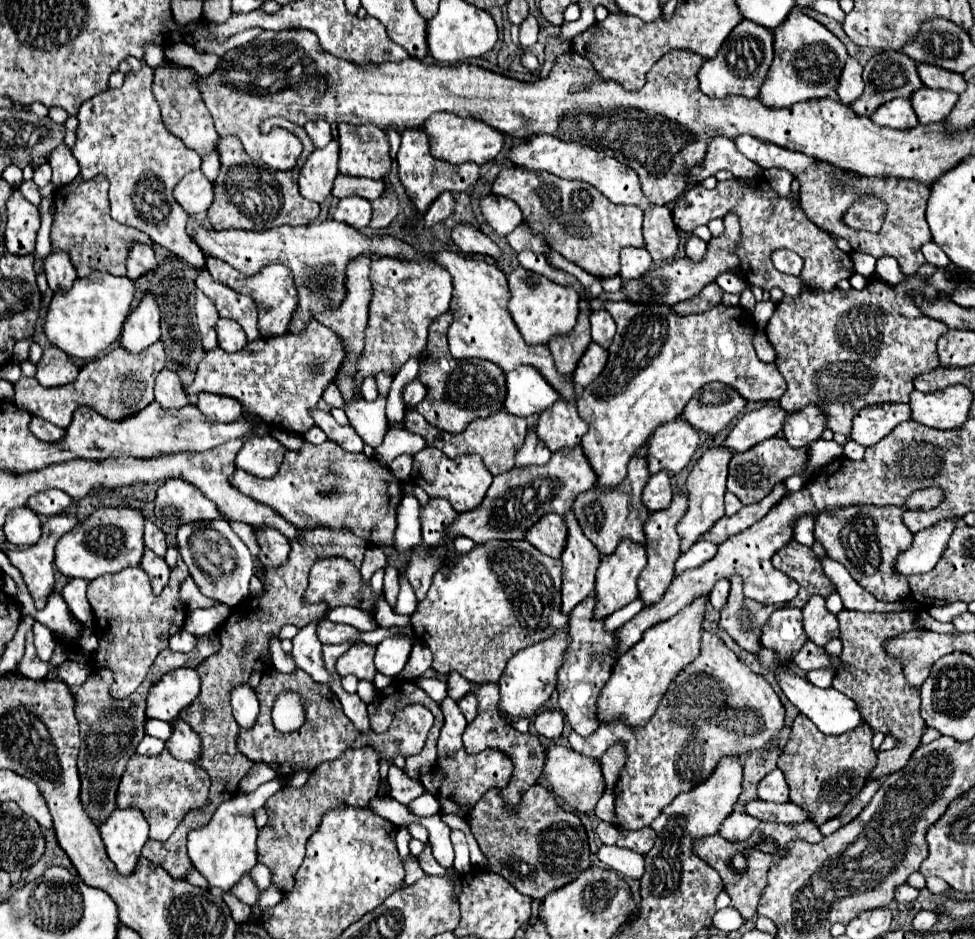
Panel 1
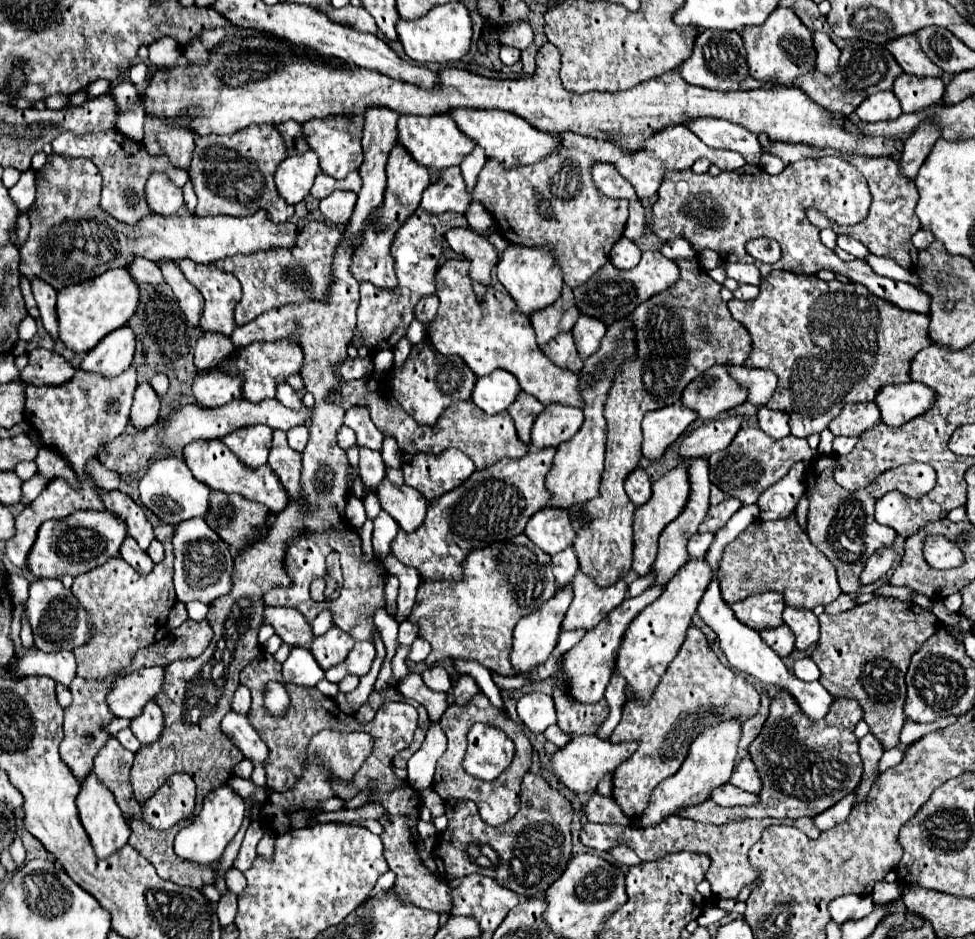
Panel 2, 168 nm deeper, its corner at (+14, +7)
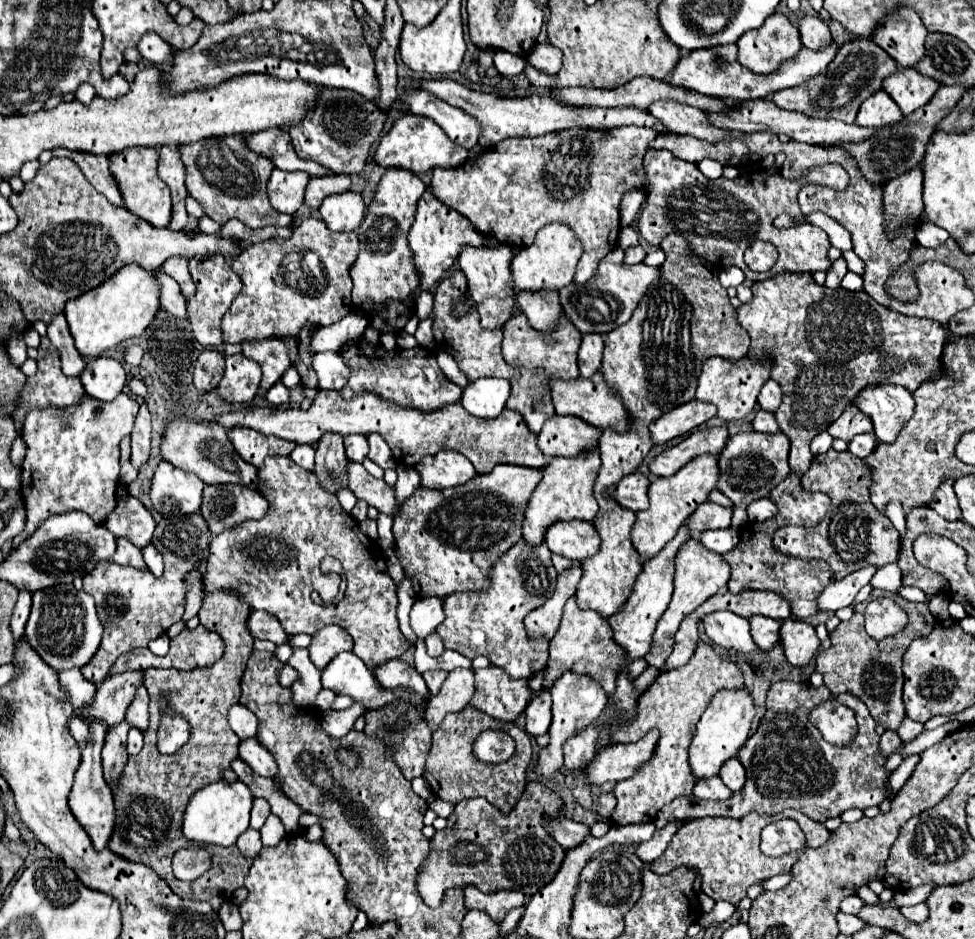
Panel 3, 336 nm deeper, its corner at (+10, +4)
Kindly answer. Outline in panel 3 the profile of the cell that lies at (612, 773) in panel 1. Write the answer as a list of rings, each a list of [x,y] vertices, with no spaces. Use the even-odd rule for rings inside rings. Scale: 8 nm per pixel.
[[[572,596],[564,606],[564,616],[562,616],[560,628],[558,628],[556,636],[550,640],[550,660],[546,666],[548,666],[548,678],[544,682],[544,688],[550,688],[564,670],[576,670],[580,674],[588,674],[594,680],[598,680],[604,686],[606,696],[612,698],[616,692],[618,672],[622,668],[626,668],[630,672],[630,676],[636,678],[646,668],[646,662],[644,662],[644,658],[626,660],[626,652],[622,652],[622,648],[618,648],[618,644],[614,642],[614,630],[610,628],[608,620],[594,610],[578,608],[576,596]]]

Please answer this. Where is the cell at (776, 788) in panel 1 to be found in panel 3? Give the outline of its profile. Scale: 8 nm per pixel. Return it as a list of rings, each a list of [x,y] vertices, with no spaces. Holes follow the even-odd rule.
[[[732,758],[732,760],[728,760],[728,762],[722,766],[720,778],[722,778],[722,782],[724,782],[730,790],[740,792],[740,790],[742,790],[742,784],[746,784],[746,770],[742,768],[742,762],[740,762],[738,758]]]

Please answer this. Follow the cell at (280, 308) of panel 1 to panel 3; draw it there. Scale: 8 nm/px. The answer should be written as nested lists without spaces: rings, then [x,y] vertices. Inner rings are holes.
[[[304,218],[302,224],[294,230],[290,240],[264,240],[250,248],[246,248],[240,256],[234,258],[232,270],[242,278],[242,292],[240,298],[236,298],[230,306],[230,310],[224,314],[222,330],[224,330],[224,342],[242,342],[242,340],[262,340],[262,338],[284,338],[284,336],[296,336],[302,326],[306,324],[322,324],[330,326],[338,320],[342,320],[348,312],[352,312],[352,300],[350,300],[350,268],[358,256],[358,236],[354,232],[330,232],[326,228],[324,220],[318,218]],[[306,252],[318,256],[320,266],[310,268],[306,264]]]

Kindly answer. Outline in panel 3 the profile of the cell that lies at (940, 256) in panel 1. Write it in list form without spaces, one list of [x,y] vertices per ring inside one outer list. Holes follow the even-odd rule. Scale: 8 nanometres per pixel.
[[[922,222],[916,232],[916,242],[924,248],[938,248],[948,240],[948,232],[944,228],[938,228],[932,222]]]

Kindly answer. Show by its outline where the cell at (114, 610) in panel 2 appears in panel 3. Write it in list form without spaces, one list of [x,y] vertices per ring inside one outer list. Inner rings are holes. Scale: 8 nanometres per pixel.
[[[198,512],[162,520],[156,526],[152,542],[160,542],[160,552],[164,556],[164,574],[160,578],[156,578],[150,570],[136,570],[114,562],[102,562],[84,576],[84,590],[96,600],[98,618],[104,624],[104,636],[98,652],[86,666],[82,666],[82,676],[94,684],[108,678],[108,668],[118,660],[118,656],[134,648],[146,648],[150,640],[166,634],[166,630],[182,618],[182,576],[186,576],[186,572],[190,572],[196,560],[206,552],[208,526]],[[172,548],[176,548],[178,554]]]

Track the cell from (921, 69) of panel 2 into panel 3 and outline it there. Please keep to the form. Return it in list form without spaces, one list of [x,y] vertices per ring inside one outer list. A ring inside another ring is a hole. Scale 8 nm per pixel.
[[[910,8],[894,12],[872,36],[872,40],[884,48],[900,68],[912,68],[924,58],[924,40],[928,30],[920,22],[918,14]]]

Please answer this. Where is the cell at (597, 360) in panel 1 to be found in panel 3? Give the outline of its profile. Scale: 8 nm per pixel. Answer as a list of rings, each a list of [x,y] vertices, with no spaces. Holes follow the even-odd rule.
[[[522,312],[514,314],[504,328],[504,342],[502,342],[502,356],[508,364],[514,364],[522,370],[522,376],[516,380],[510,380],[512,384],[512,396],[506,404],[506,408],[516,410],[522,414],[526,426],[530,432],[538,434],[542,430],[542,424],[554,416],[554,406],[548,386],[548,378],[568,380],[568,378],[578,378],[578,362],[576,362],[576,352],[580,348],[582,334],[570,324],[566,316],[558,322],[558,328],[552,334],[540,334],[536,332],[526,316]],[[542,399],[545,406],[542,406]]]

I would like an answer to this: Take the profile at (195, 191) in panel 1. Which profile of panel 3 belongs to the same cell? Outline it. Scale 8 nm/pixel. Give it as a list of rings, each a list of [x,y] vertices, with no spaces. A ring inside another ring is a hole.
[[[128,148],[124,152],[112,154],[110,162],[112,162],[110,170],[118,180],[126,208],[132,214],[140,216],[142,220],[146,220],[158,228],[168,226],[172,220],[172,196],[170,196],[170,188],[166,188],[166,182],[162,182],[156,172],[158,150],[156,148]]]

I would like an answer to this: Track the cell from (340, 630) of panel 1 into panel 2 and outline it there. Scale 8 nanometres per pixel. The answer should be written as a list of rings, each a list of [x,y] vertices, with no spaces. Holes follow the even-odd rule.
[[[266,607],[264,625],[272,625],[276,635],[292,647],[304,647],[314,639],[312,627],[302,615],[290,607]]]

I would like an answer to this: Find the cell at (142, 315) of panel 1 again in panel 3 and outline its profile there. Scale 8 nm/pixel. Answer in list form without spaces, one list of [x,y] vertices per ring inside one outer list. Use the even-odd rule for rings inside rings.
[[[112,356],[92,358],[80,376],[86,394],[98,400],[114,400],[126,386],[126,370],[124,364]]]

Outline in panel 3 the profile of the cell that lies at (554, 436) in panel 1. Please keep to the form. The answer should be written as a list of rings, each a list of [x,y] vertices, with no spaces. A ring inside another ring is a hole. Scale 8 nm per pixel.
[[[552,416],[546,420],[542,432],[538,434],[538,446],[544,456],[576,456],[578,452],[592,448],[600,438],[596,426],[586,424],[576,416]]]

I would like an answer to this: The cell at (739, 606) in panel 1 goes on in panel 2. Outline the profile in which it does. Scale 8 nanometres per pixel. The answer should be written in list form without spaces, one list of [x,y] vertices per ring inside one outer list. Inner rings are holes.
[[[792,513],[786,519],[778,521],[752,521],[732,543],[724,547],[722,559],[718,561],[718,581],[720,581],[720,591],[722,599],[726,603],[736,603],[742,601],[750,595],[762,593],[762,591],[778,591],[784,595],[786,605],[796,607],[796,609],[814,609],[816,605],[828,605],[832,603],[842,589],[838,587],[838,581],[834,577],[834,565],[826,559],[824,553],[820,553],[810,539],[806,537],[804,529],[796,521],[796,513]]]

